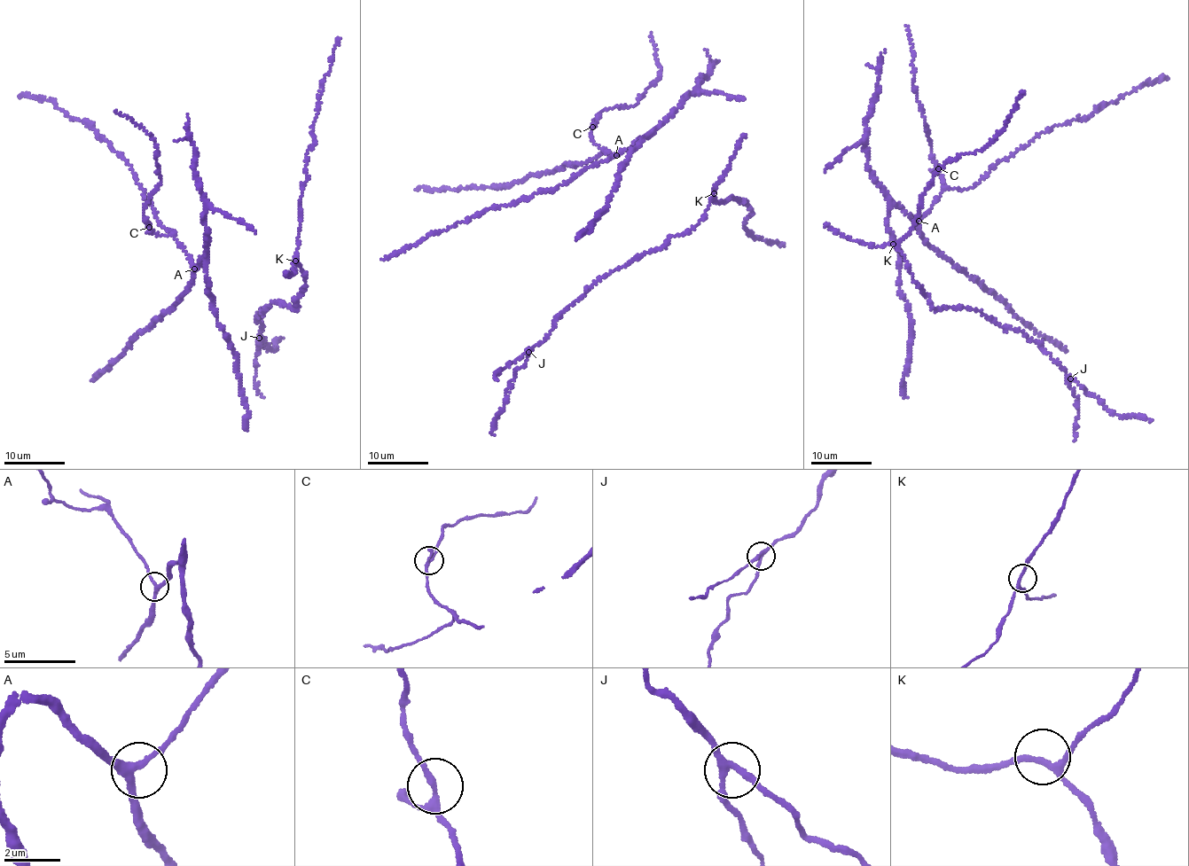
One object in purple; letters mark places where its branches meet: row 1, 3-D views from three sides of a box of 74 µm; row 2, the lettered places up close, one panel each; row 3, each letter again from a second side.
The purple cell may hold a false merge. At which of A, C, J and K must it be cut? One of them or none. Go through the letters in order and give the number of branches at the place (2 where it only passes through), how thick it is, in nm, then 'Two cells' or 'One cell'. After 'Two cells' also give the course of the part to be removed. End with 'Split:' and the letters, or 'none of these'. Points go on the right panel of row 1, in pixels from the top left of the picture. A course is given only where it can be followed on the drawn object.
A: Branches: 3. Thickness 240 nm. One cell
C: Branches: 3. Thickness 180 nm. One cell
J: Branches: 3. Thickness 200 nm. One cell
K: Branches: 3. Thickness 190 nm. One cell
Split: none of these

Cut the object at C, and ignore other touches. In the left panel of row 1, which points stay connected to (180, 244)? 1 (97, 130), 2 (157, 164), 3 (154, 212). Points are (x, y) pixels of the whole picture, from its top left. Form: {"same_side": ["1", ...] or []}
{"same_side": ["1", "3"]}

